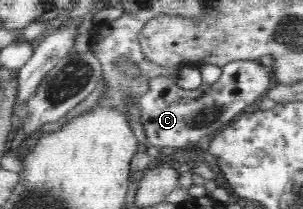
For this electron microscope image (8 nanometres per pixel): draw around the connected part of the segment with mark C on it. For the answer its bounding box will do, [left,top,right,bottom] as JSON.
[138,60,274,149]

